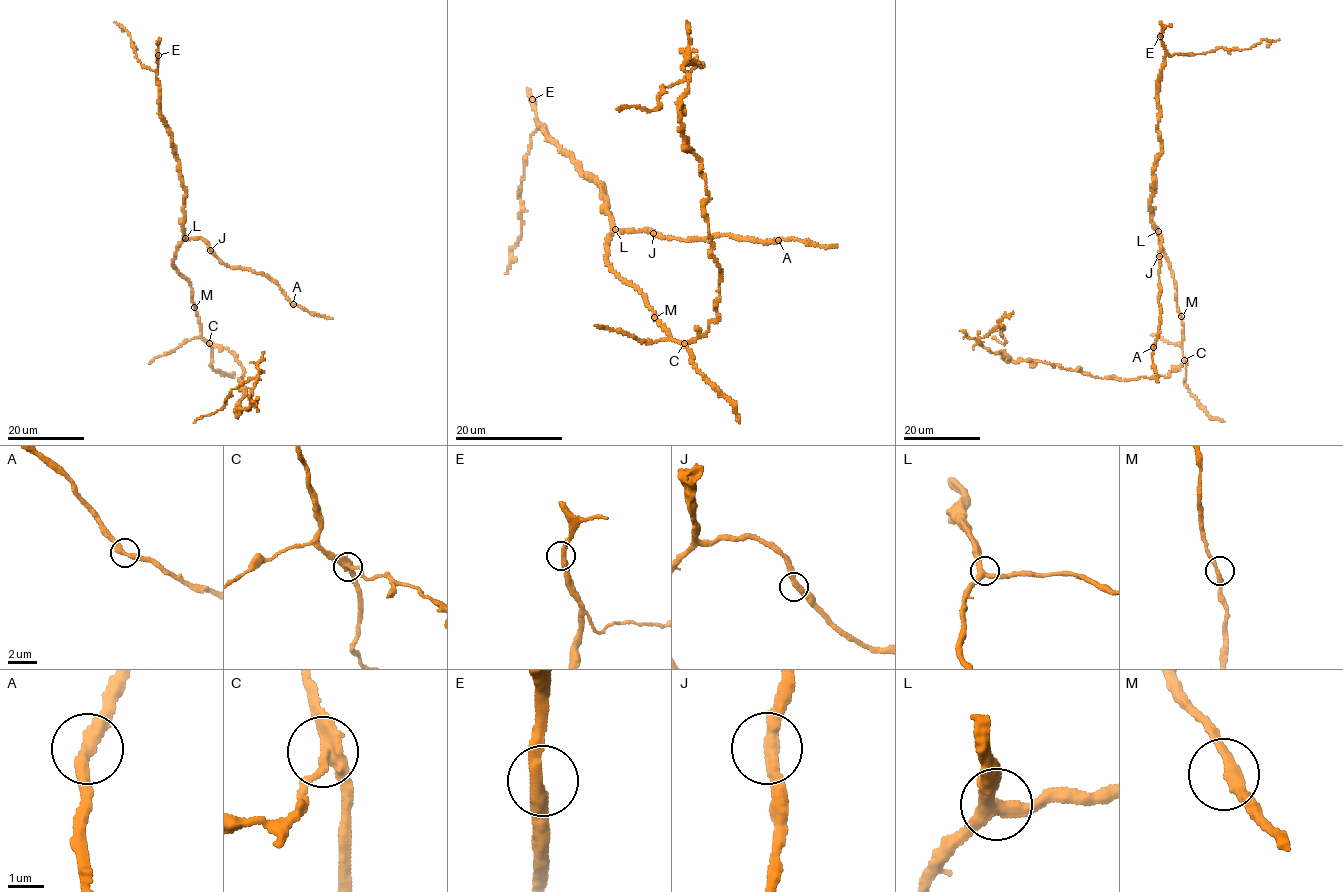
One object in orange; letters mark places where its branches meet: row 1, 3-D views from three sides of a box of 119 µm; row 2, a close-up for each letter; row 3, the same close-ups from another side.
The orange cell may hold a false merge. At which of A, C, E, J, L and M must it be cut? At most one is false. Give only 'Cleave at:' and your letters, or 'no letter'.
Cleave at: C

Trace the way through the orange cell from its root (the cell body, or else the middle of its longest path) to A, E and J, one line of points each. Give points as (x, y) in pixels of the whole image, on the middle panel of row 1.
A: (655, 316), (640, 290), (608, 263), (606, 240), (615, 232), (683, 241), (721, 235), (777, 239)
E: (655, 316), (640, 290), (608, 263), (612, 230), (601, 182), (585, 176), (571, 153), (550, 140), (532, 99)
J: (655, 316), (645, 295), (620, 278), (606, 259), (606, 240), (615, 232), (653, 233)

